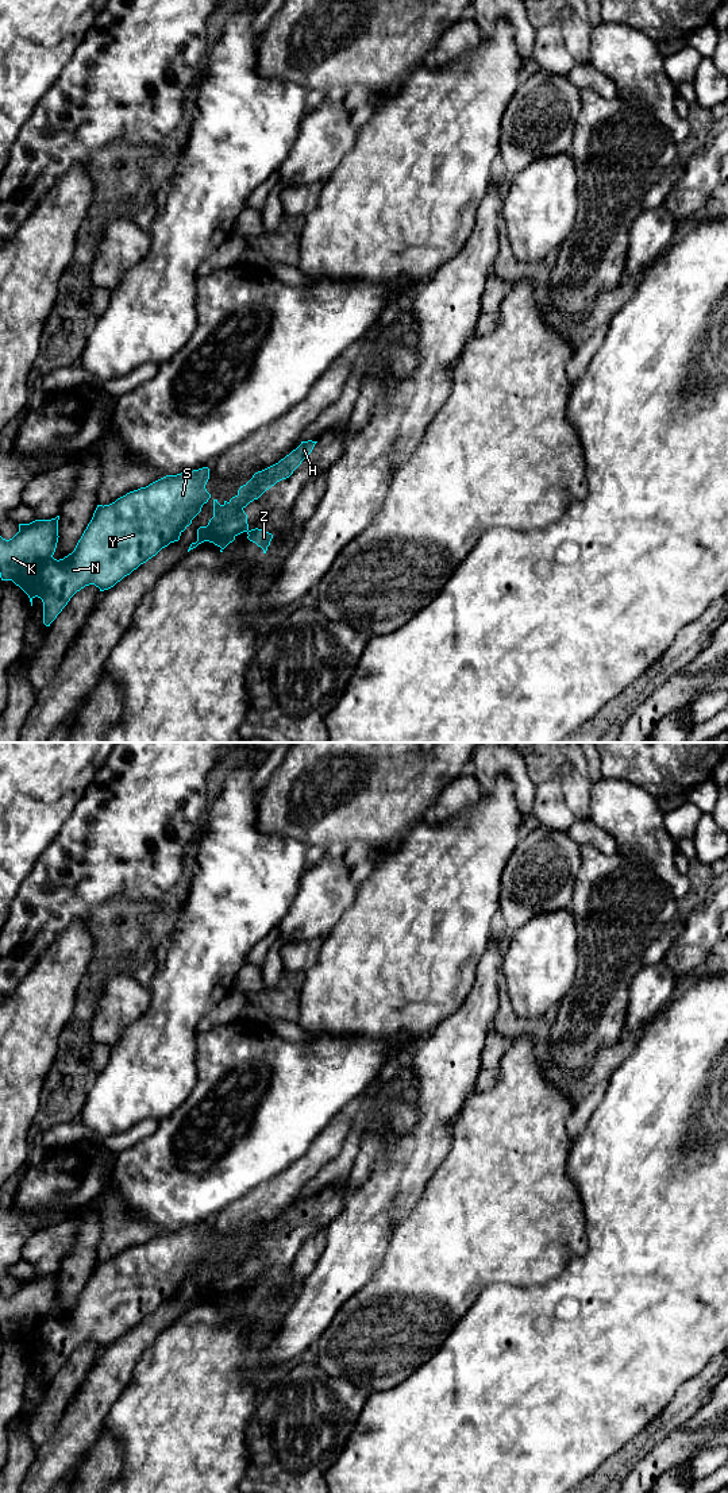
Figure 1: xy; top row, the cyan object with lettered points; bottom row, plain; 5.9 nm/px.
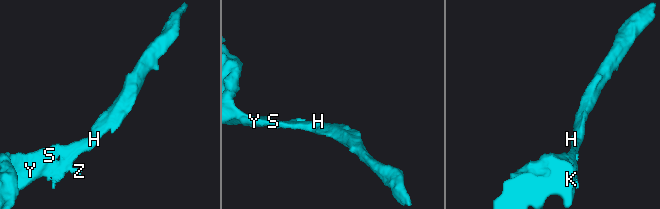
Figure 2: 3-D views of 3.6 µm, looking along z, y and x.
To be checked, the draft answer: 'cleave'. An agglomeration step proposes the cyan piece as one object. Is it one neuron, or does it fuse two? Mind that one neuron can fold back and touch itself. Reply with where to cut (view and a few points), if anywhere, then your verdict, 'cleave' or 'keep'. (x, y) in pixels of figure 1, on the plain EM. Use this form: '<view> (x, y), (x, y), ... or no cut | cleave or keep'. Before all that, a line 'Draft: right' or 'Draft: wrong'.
Draft: wrong
no cut | keep

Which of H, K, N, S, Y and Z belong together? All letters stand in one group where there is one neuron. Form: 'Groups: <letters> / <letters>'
Groups: H K N S Y Z

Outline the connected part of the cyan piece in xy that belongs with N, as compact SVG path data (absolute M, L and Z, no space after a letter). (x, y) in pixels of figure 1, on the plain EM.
M208 1223L166 1231L109 1261L97 1261L74 1307L59 1316L53 1313L59 1293L59 1272L19 1280L19 1288L12 1295L0 1292L0 1334L19 1342L28 1351L31 1362L35 1353L41 1354L43 1380L50 1382L70 1354L85 1342L95 1340L100 1347L108 1346L162 1304L178 1297L211 1254L205 1245L208 1235Z

